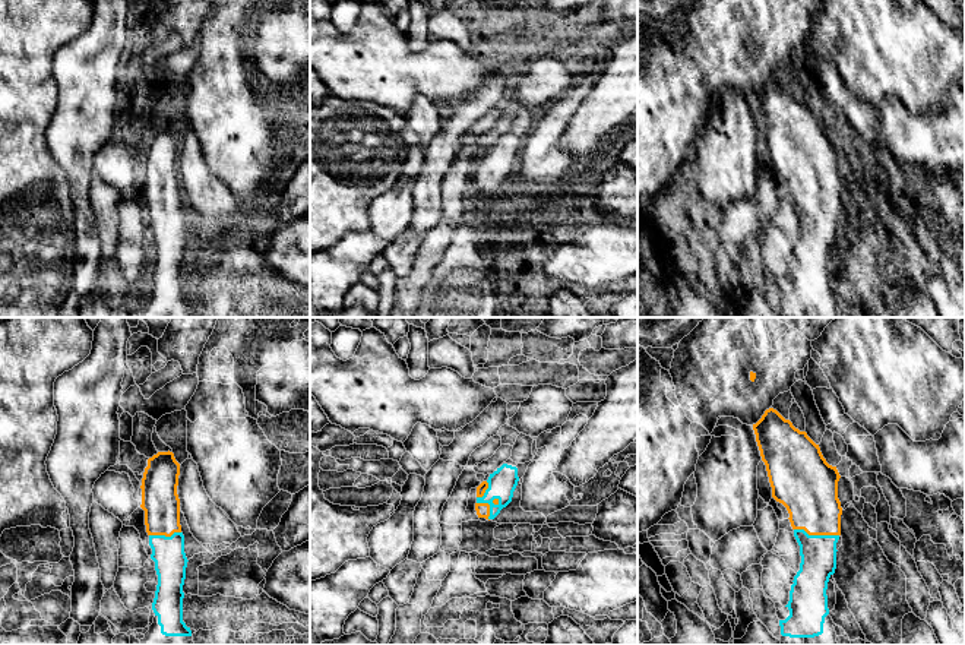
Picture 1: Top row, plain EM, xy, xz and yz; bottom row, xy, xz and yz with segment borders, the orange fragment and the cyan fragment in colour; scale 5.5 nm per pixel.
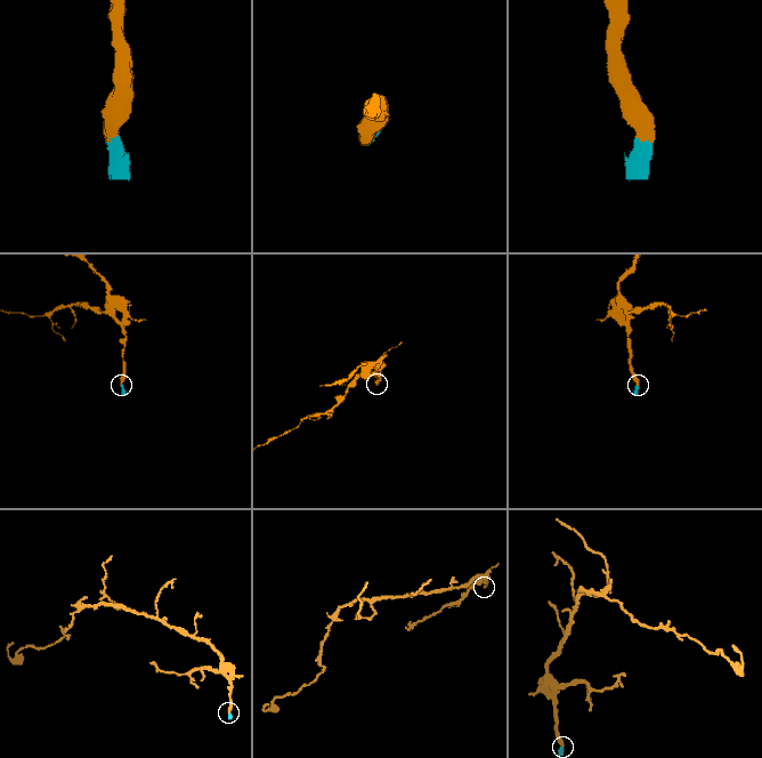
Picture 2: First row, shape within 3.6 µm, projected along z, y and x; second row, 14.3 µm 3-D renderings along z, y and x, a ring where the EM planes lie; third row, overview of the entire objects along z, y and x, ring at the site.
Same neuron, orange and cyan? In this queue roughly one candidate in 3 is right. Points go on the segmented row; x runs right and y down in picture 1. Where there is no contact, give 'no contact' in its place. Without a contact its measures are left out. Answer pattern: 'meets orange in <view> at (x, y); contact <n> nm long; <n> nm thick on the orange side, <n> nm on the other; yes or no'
meets orange in yz at (816, 534); contact 260 nm long; 320 nm thick on the orange side, 190 nm on the other; yes

